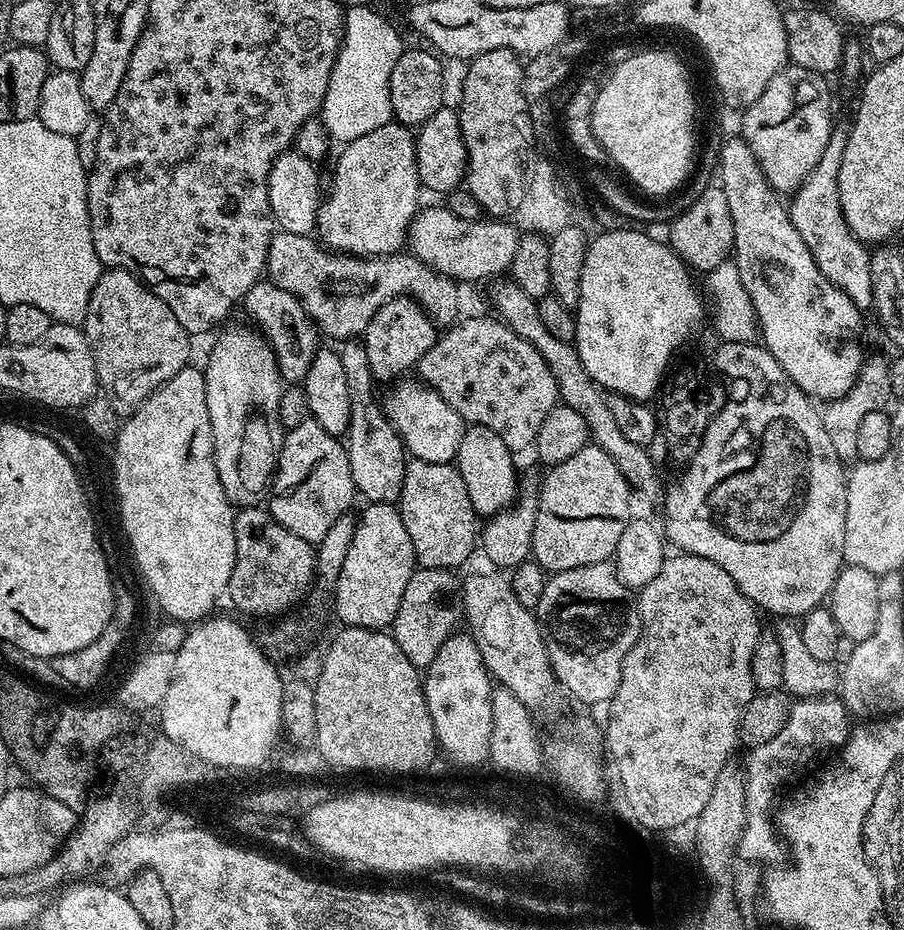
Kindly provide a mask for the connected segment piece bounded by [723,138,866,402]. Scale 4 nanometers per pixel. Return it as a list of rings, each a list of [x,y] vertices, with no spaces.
[[[732,138],[732,188],[723,188],[726,194],[726,202],[730,202],[730,218],[734,222],[734,238],[736,239],[734,245],[734,263],[740,271],[740,277],[744,283],[744,289],[748,292],[750,302],[756,311],[756,319],[758,321],[758,332],[762,337],[764,336],[764,344],[767,355],[774,357],[774,359],[782,366],[782,370],[788,375],[805,396],[811,398],[816,402],[835,402],[844,396],[852,388],[853,382],[856,381],[856,376],[860,373],[861,365],[866,359],[866,353],[860,349],[860,344],[856,339],[864,332],[864,320],[862,317],[862,310],[853,302],[844,292],[843,288],[835,285],[834,282],[822,274],[822,270],[818,268],[814,258],[811,256],[810,250],[807,249],[806,244],[798,234],[798,230],[794,228],[789,216],[789,209],[783,204],[780,205],[777,193],[772,191],[772,187],[768,185],[768,179],[764,176],[762,166],[758,162],[758,158],[750,150],[750,146],[743,138]]]

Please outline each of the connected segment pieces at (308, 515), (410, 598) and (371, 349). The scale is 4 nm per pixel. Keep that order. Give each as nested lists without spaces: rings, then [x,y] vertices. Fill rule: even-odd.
[[[311,418],[287,429],[270,489],[270,511],[279,524],[303,540],[322,541],[340,518],[349,515],[348,507],[357,496],[348,449],[337,437]]]
[[[448,570],[441,571],[440,588],[436,584],[431,584],[428,580],[423,580],[420,574],[413,575],[412,581],[406,586],[406,594],[402,594],[402,602],[398,606],[398,614],[393,618],[390,625],[390,635],[398,642],[398,646],[402,650],[402,654],[406,654],[406,658],[417,670],[427,669],[430,662],[434,662],[434,658],[438,654],[440,648],[447,642],[449,636],[457,631],[456,628],[456,610],[458,614],[458,604],[452,601],[452,595],[457,595],[458,588],[452,585],[453,573]]]
[[[398,296],[382,305],[362,333],[362,343],[370,358],[373,381],[395,381],[405,375],[403,372],[407,368],[415,369],[420,359],[436,345],[438,331],[436,332],[435,327],[437,328],[437,325],[433,317],[415,299]]]

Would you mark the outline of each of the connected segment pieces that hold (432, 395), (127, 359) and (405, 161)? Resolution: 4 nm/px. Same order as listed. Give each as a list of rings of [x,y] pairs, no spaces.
[[[405,379],[405,384],[397,383],[388,401],[383,401],[382,407],[388,421],[395,426],[409,457],[422,462],[438,462],[452,464],[458,454],[458,446],[466,431],[464,417],[458,415],[435,390],[415,379]]]
[[[113,268],[101,275],[88,303],[87,319],[92,320],[92,325],[87,325],[86,332],[89,337],[94,338],[94,351],[99,367],[103,375],[104,372],[108,375],[108,380],[112,383],[111,395],[121,405],[122,403],[142,405],[161,386],[170,382],[181,370],[189,367],[188,355],[192,352],[191,346],[188,345],[190,334],[182,326],[182,322],[174,318],[174,310],[170,310],[170,306],[166,306],[166,302],[155,296],[138,277],[120,268]]]
[[[389,122],[362,134],[362,138],[347,141],[343,148],[332,193],[327,193],[320,205],[319,239],[340,254],[370,257],[399,253],[405,247],[408,228],[418,211],[416,199],[422,193],[413,129]]]

